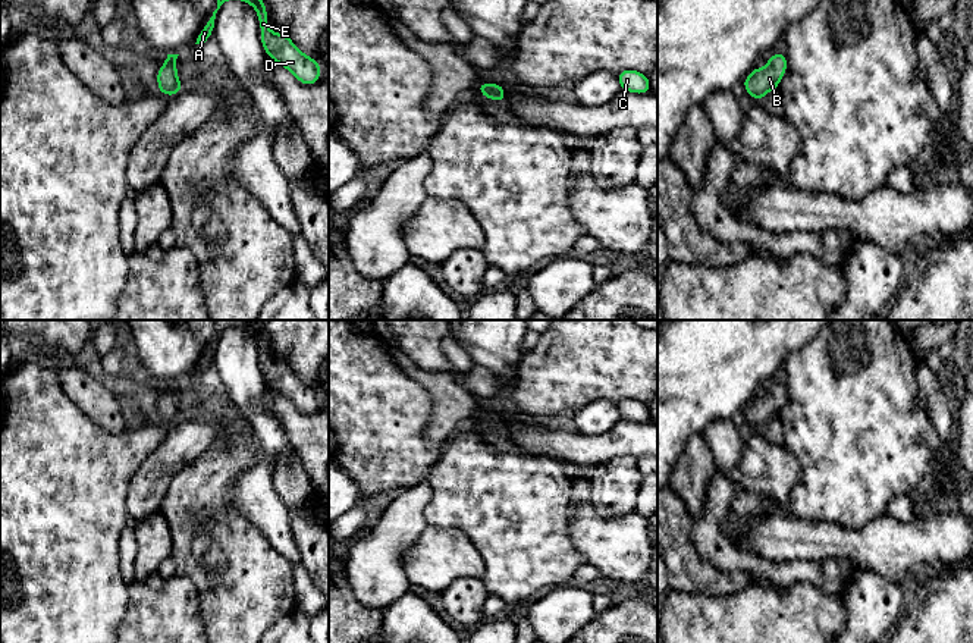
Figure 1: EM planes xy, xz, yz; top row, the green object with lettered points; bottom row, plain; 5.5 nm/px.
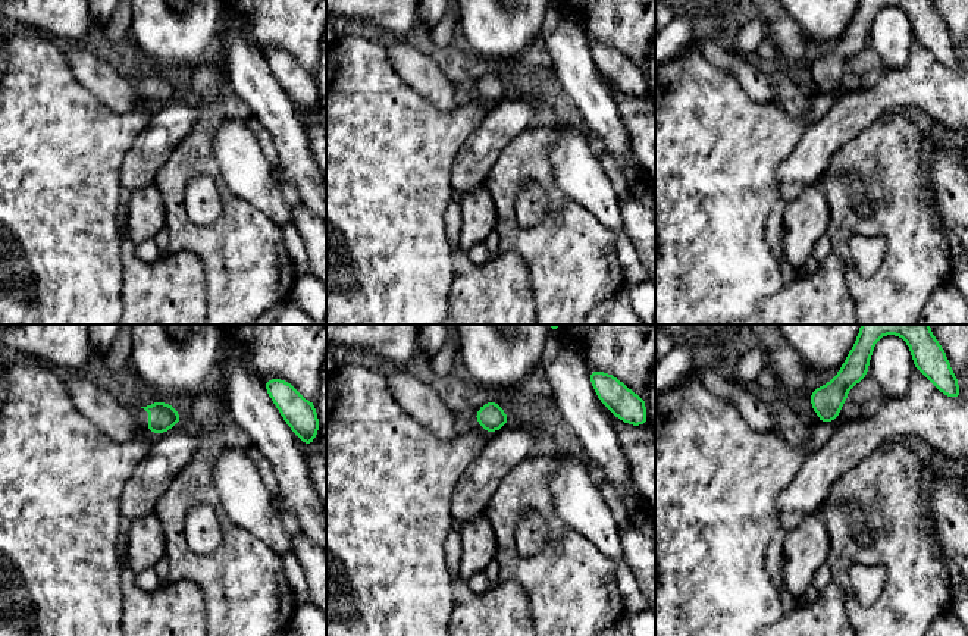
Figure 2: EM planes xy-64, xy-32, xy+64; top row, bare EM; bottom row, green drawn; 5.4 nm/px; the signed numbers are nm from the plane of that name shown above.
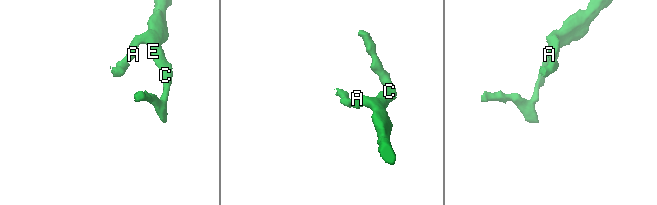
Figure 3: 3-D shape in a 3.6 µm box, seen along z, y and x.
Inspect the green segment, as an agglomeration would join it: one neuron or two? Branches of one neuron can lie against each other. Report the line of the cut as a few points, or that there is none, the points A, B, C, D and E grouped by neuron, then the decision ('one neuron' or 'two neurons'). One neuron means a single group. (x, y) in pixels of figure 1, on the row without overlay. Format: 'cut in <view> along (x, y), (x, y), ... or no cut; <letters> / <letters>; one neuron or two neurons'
no cut; A B C D E; one neuron

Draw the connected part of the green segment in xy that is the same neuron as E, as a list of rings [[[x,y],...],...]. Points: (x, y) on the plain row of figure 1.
[[[217,320],[217,338],[213,341],[213,345],[210,346],[207,354],[200,360],[200,364],[198,364],[195,373],[205,371],[213,364],[214,348],[216,348],[217,339],[220,338],[220,335],[225,330],[232,329],[232,327],[245,330],[255,338],[257,345],[258,345],[258,351],[260,351],[260,360],[261,360],[260,368],[261,368],[261,373],[266,379],[266,383],[272,389],[274,389],[276,392],[279,392],[285,398],[288,398],[301,413],[314,414],[318,410],[320,402],[321,402],[320,392],[316,390],[313,386],[304,383],[286,363],[273,361],[269,357],[269,352],[267,352],[267,342],[269,341],[266,338],[264,330],[261,329],[260,323],[255,320]]]

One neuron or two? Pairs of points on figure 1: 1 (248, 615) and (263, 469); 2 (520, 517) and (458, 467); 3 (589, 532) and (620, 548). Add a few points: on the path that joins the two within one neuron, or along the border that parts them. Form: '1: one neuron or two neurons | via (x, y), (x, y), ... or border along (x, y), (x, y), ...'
1: two neurons | border along (232, 504), (279, 554)
2: one neuron | via (505, 504), (483, 492), (473, 482)
3: one neuron | via (596, 538), (612, 543)

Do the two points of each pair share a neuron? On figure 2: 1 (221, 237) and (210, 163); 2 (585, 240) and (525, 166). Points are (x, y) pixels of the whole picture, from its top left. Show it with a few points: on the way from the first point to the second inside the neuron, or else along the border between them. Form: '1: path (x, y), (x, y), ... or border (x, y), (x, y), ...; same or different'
1: path (231, 219), (231, 200), (219, 181); same
2: path (569, 221), (561, 200), (544, 179); same

